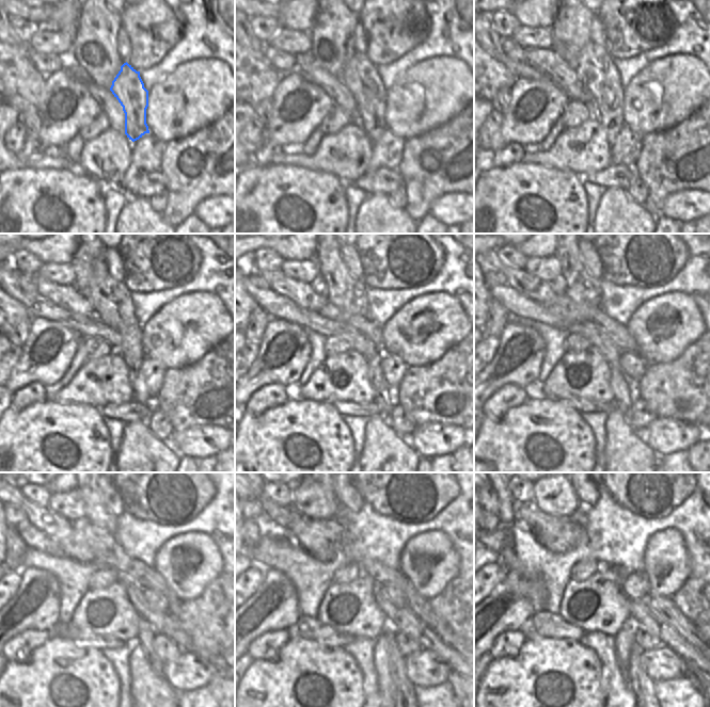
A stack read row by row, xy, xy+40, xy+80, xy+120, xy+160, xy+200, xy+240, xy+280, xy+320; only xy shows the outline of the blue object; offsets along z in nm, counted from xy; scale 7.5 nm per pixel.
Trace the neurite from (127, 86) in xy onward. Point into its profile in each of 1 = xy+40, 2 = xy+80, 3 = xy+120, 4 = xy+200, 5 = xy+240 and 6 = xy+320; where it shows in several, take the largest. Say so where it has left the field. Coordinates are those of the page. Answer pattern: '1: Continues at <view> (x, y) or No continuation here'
1: Continues at xy+40 (361, 78)
2: Continues at xy+80 (596, 69)
3: Continues at xy+120 (111, 300)
4: Continues at xy+200 (580, 286)
5: Continues at xy+240 (96, 512)
6: Continues at xy+320 (643, 687)

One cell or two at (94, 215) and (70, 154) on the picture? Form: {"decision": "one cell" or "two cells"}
{"decision": "two cells"}

